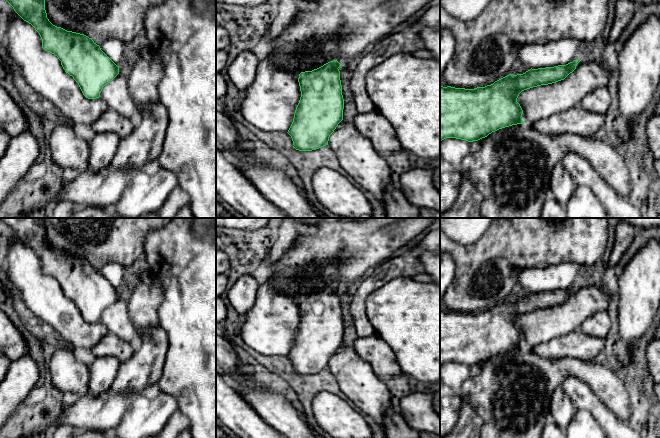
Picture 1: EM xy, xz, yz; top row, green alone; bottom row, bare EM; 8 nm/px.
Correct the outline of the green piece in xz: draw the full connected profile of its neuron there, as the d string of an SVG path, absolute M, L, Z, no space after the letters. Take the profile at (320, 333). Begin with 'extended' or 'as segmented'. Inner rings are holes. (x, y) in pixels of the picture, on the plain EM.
extended; M337 284L330 285L312 295L299 298L301 321L296 331L288 358L293 372L312 375L328 369L337 379L340 390L385 431L383 418L392 406L389 390L377 376L371 365L362 360L351 345L343 343L344 323Z

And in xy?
extended; M44 218L0 219L24 245L35 252L42 263L42 272L58 281L65 296L78 307L86 322L101 321L110 333L128 342L134 350L140 347L140 334L129 318L128 301L119 297L119 290L91 262L53 249L47 242Z

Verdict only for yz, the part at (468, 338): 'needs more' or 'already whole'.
needs more

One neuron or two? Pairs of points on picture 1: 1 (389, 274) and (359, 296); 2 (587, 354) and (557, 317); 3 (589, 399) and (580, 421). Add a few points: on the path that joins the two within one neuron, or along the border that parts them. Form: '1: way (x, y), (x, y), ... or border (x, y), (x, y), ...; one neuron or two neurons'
1: way (382, 275), (366, 289); one neuron
2: border (578, 329), (548, 341); two neurons
3: border (576, 408), (587, 410), (601, 427); two neurons

